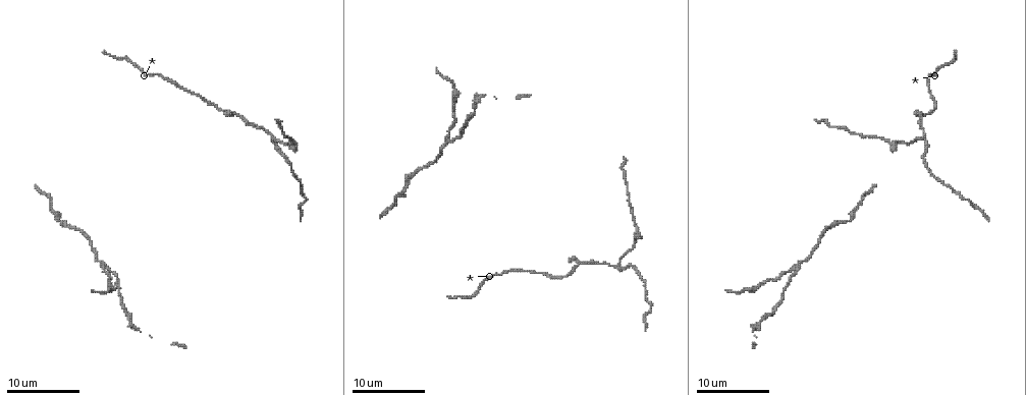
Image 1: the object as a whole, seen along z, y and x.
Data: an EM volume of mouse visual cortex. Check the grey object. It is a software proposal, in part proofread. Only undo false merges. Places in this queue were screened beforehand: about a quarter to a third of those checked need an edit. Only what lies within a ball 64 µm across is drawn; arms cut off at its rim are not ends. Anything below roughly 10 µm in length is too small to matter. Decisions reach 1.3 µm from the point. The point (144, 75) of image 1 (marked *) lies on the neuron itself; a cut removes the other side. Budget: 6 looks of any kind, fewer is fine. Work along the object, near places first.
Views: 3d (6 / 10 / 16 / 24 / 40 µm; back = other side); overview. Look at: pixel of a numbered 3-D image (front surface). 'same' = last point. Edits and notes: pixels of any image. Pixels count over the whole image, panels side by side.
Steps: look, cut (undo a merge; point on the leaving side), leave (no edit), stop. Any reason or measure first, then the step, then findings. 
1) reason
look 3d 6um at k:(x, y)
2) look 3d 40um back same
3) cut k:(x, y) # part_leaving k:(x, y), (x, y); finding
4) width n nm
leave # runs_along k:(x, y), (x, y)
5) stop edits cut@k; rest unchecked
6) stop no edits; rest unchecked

side arm on a straight run
look 3d 6um at 1:(921, 138)

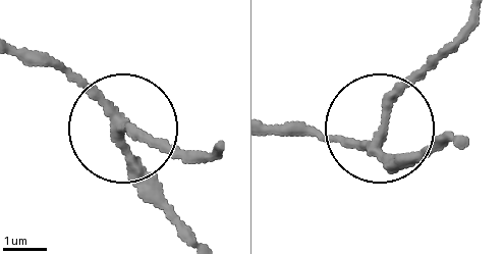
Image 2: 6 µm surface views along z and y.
look 3d 6um back at 2:(122, 127)

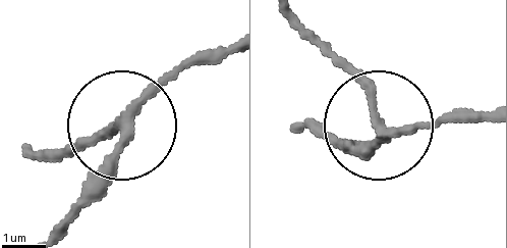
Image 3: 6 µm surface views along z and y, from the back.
leave # runs_along 3:(490, 116), (319, 139); all the same neuron

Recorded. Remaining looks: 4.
two arms at a narrow angle
look 3d 6um at 1:(920, 116)

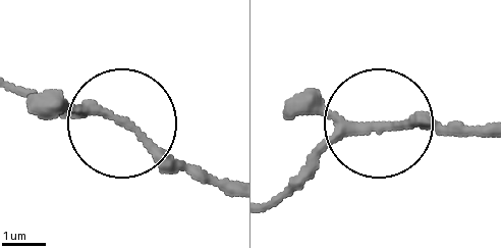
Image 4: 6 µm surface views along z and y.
arms 3
leave # runs_along 4:(272, 201), (348, 135), (392, 120), (476, 131); all the same neuron

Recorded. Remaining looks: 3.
side arm on a straight run
look 3d 16um at 1:(796, 265)

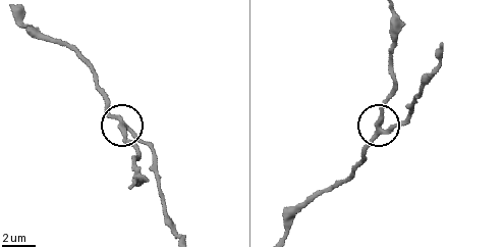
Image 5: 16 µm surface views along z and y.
zoom in
look 3d 6um at 5:(378, 124)

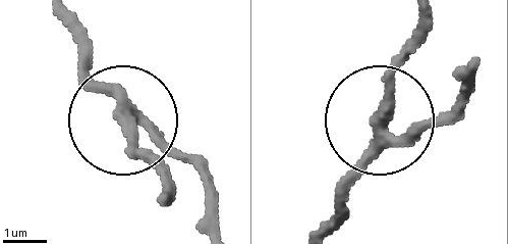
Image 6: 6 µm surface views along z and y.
leave # continuous, no second neuron

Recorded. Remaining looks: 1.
stop no edits; rest unchecked

